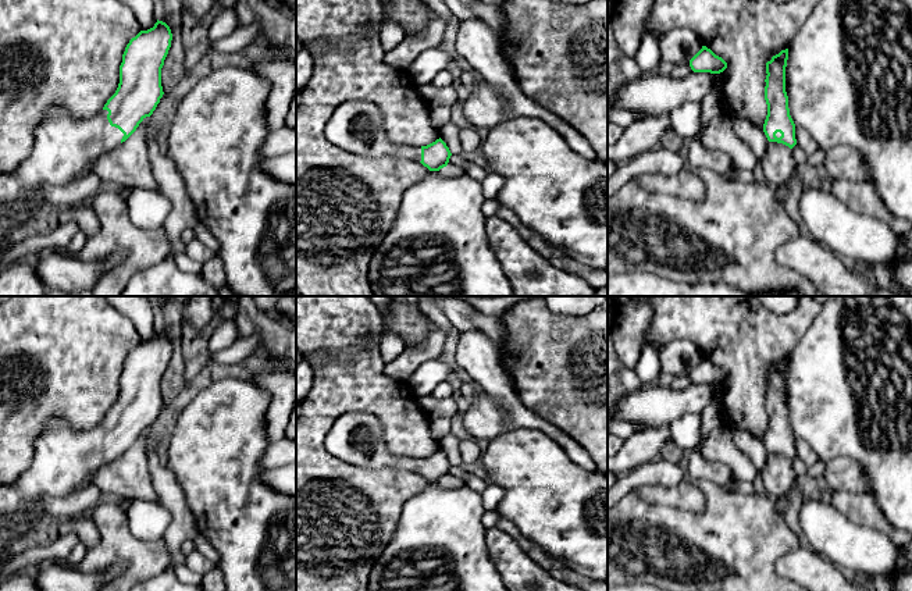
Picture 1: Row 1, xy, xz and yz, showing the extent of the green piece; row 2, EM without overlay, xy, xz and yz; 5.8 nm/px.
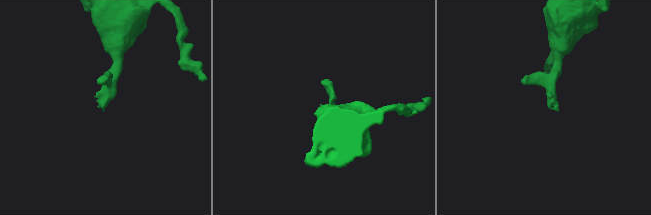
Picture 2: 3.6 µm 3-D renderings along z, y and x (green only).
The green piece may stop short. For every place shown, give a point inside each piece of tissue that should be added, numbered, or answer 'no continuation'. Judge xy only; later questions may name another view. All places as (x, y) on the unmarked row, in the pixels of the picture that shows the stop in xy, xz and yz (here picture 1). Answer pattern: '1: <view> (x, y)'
1: xy (63, 458)

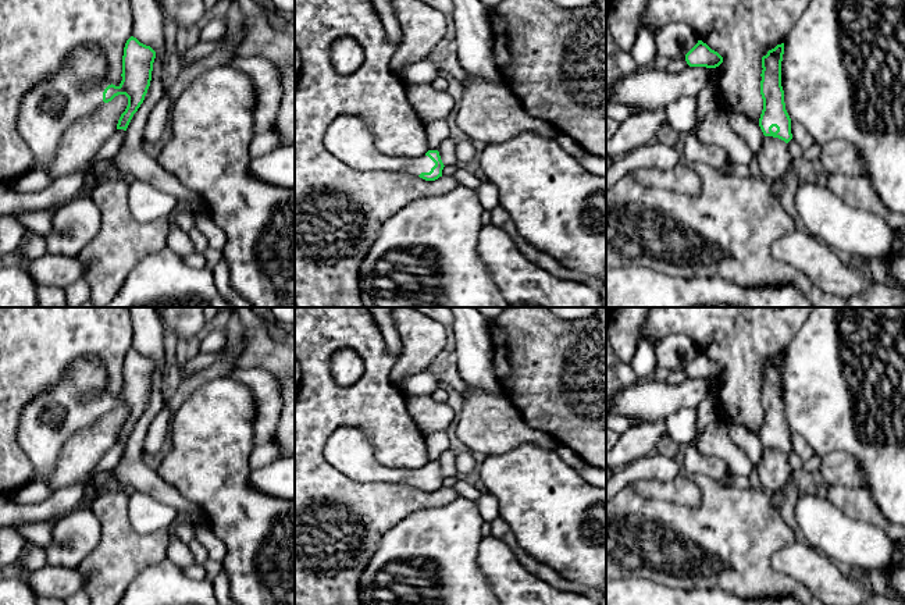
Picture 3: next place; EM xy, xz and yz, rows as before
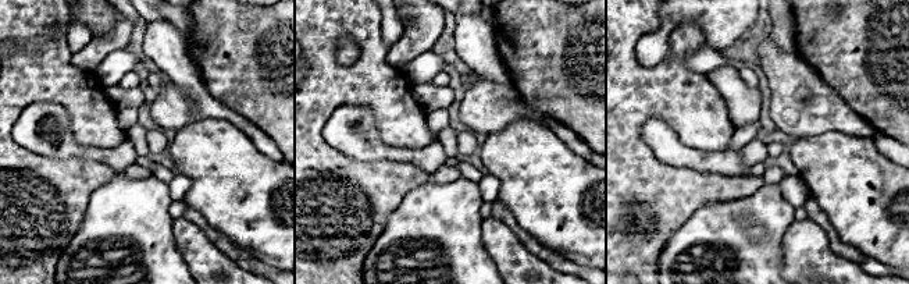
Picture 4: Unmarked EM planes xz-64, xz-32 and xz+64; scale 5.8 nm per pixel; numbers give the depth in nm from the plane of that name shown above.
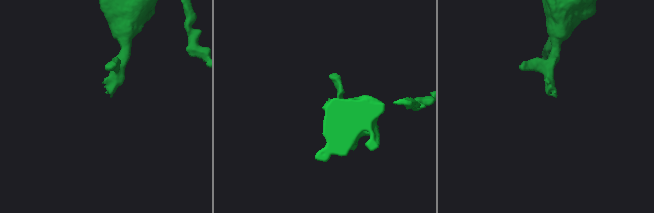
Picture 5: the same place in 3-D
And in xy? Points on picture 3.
1: xy (46, 423)

